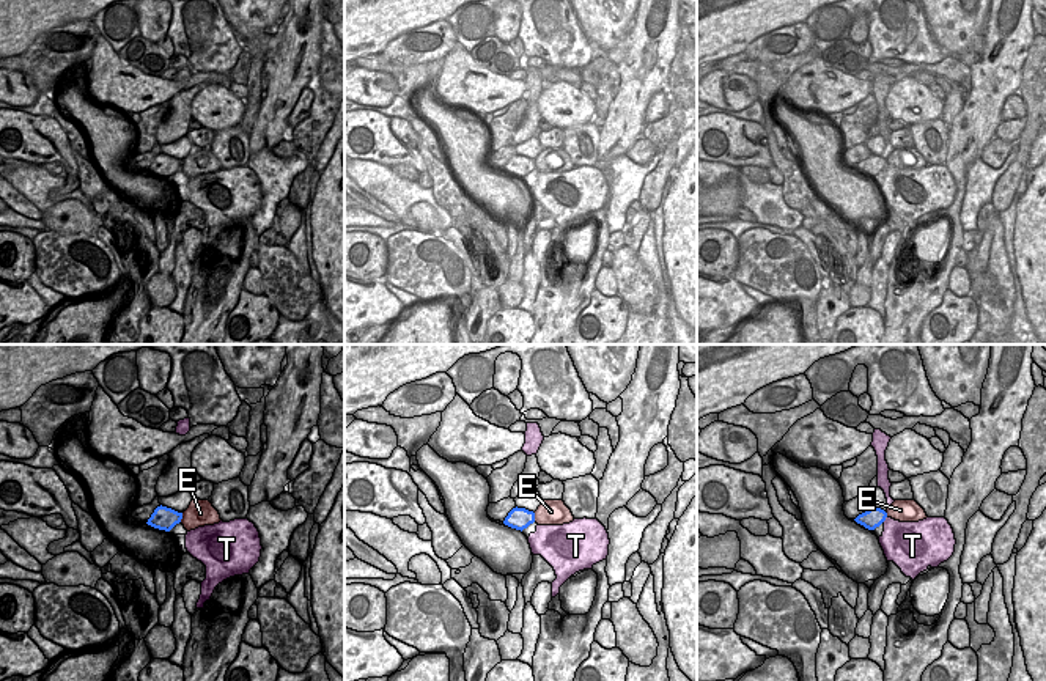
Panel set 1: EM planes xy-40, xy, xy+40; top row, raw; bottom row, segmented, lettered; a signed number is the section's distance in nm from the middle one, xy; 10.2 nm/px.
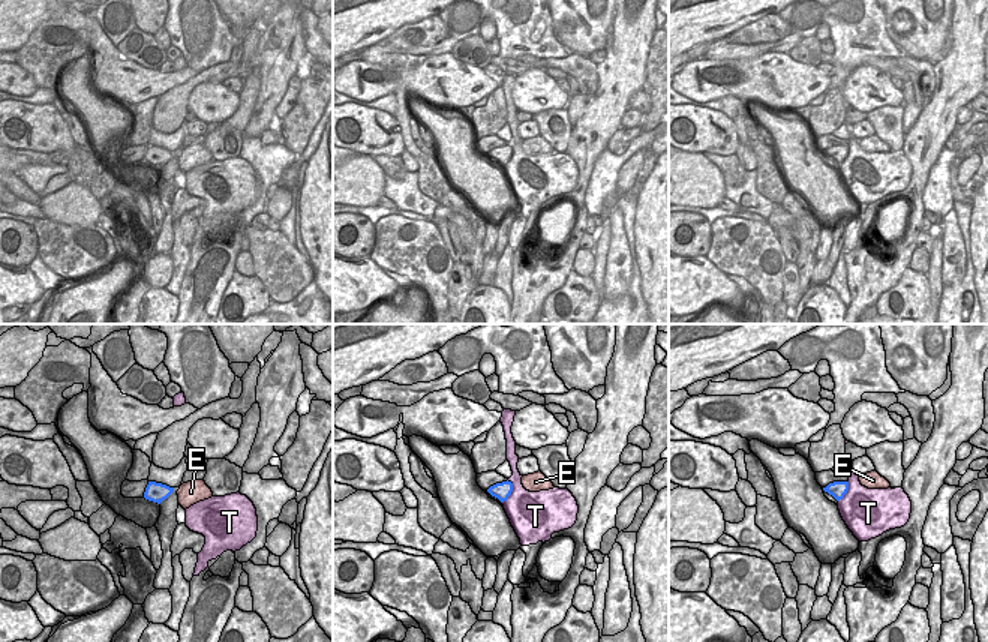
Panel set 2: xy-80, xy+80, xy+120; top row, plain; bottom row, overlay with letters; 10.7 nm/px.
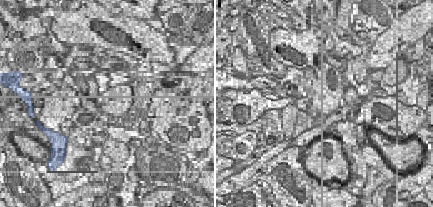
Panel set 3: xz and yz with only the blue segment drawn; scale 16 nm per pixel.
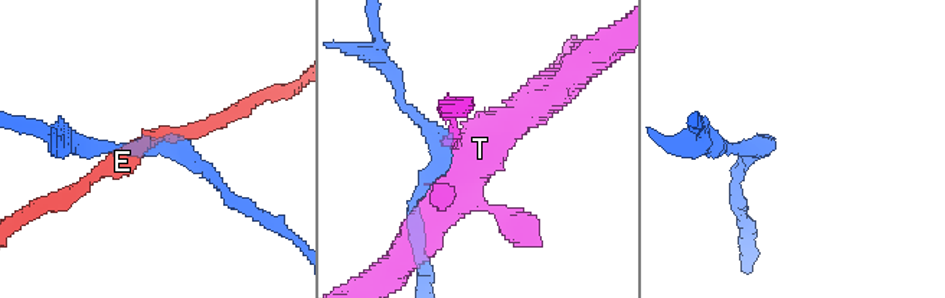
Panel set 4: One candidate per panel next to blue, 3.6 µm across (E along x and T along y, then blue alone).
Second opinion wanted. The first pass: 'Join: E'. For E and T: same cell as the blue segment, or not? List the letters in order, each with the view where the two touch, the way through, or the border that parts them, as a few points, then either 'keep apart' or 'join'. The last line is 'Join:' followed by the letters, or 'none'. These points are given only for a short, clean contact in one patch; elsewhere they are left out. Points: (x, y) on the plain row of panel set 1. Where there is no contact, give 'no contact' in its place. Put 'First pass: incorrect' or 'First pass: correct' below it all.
E: meets blue in xy-40; keep apart
T: meets blue in xy+40; keep apart
Join: none
First pass: incorrect

